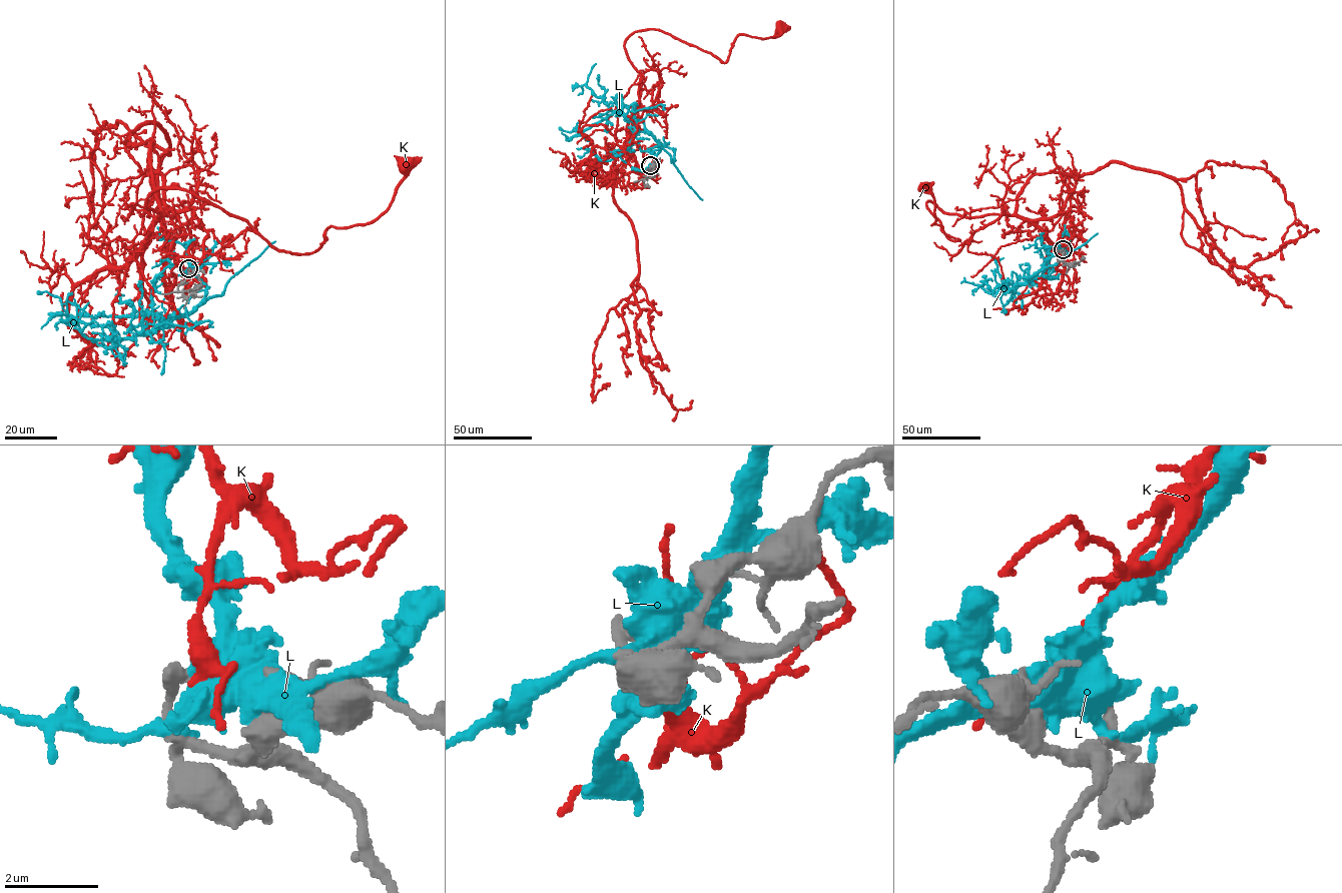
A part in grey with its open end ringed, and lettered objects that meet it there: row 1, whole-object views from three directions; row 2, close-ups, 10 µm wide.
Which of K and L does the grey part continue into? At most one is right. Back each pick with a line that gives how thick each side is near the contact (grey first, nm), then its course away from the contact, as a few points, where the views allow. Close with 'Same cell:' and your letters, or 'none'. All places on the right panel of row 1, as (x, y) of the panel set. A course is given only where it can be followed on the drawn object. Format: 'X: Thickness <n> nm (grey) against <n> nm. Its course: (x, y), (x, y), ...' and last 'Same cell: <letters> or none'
Same cell: none

